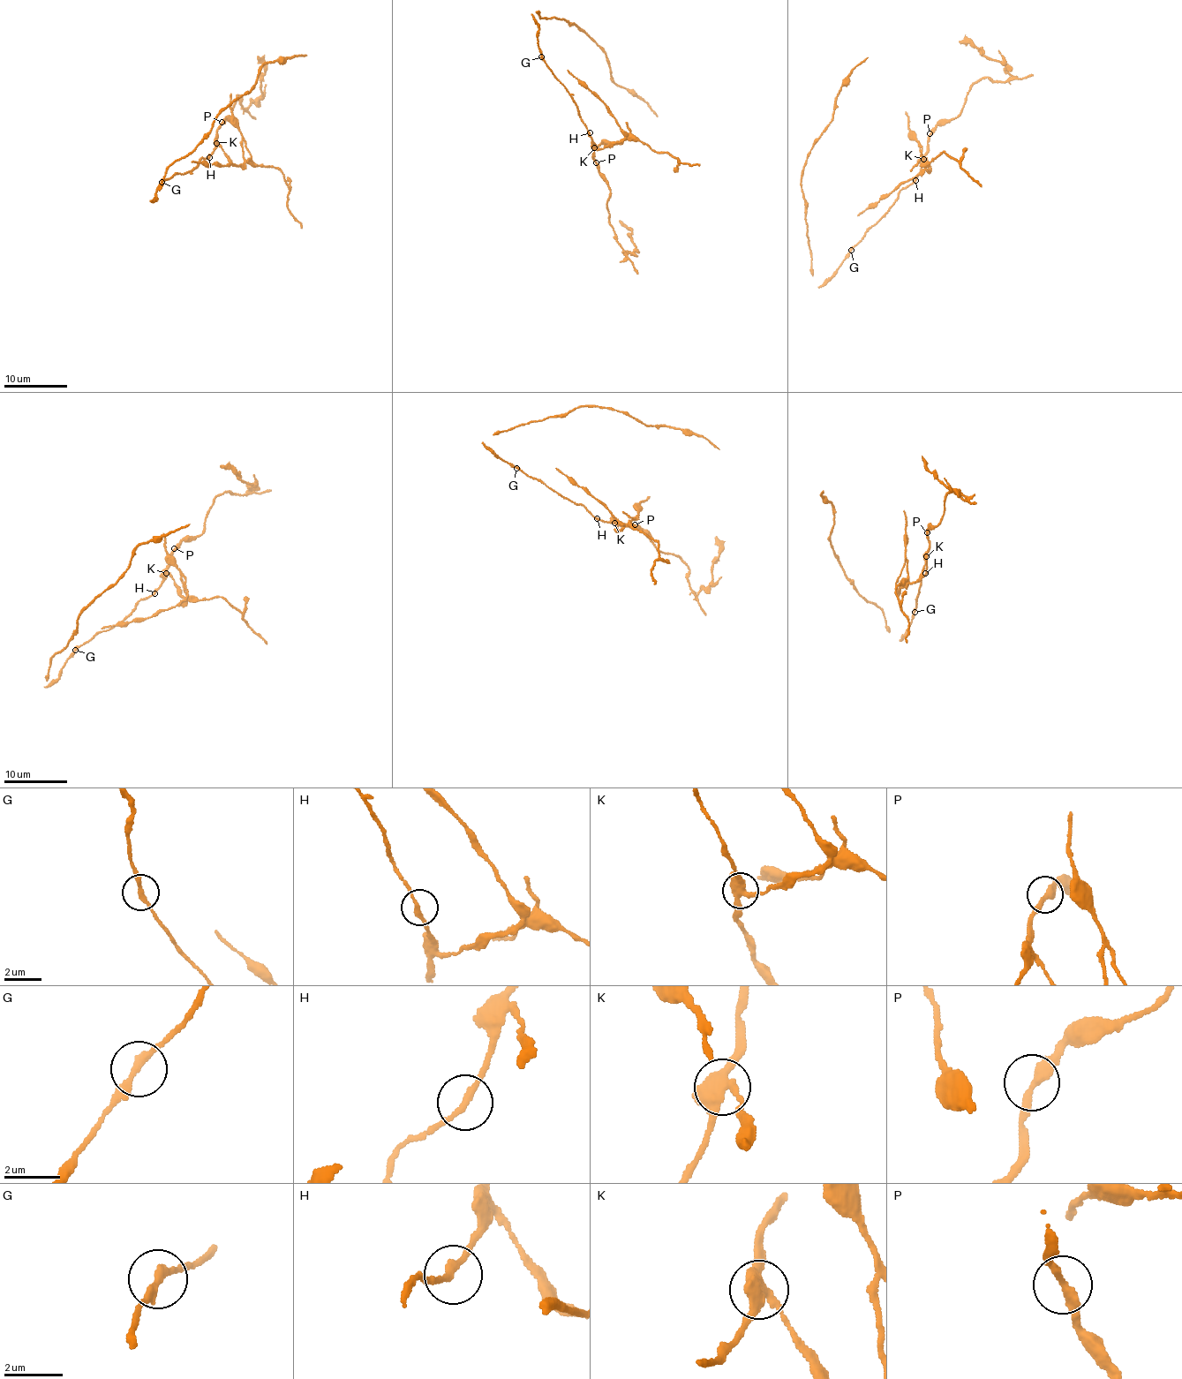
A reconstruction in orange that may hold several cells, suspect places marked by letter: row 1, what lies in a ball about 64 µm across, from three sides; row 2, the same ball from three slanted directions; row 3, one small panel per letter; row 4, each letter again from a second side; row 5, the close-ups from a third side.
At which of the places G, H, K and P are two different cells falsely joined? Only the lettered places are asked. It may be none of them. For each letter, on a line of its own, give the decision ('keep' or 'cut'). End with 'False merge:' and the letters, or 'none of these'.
G: keep
H: keep
K: cut
P: cut
False merge: K, P

